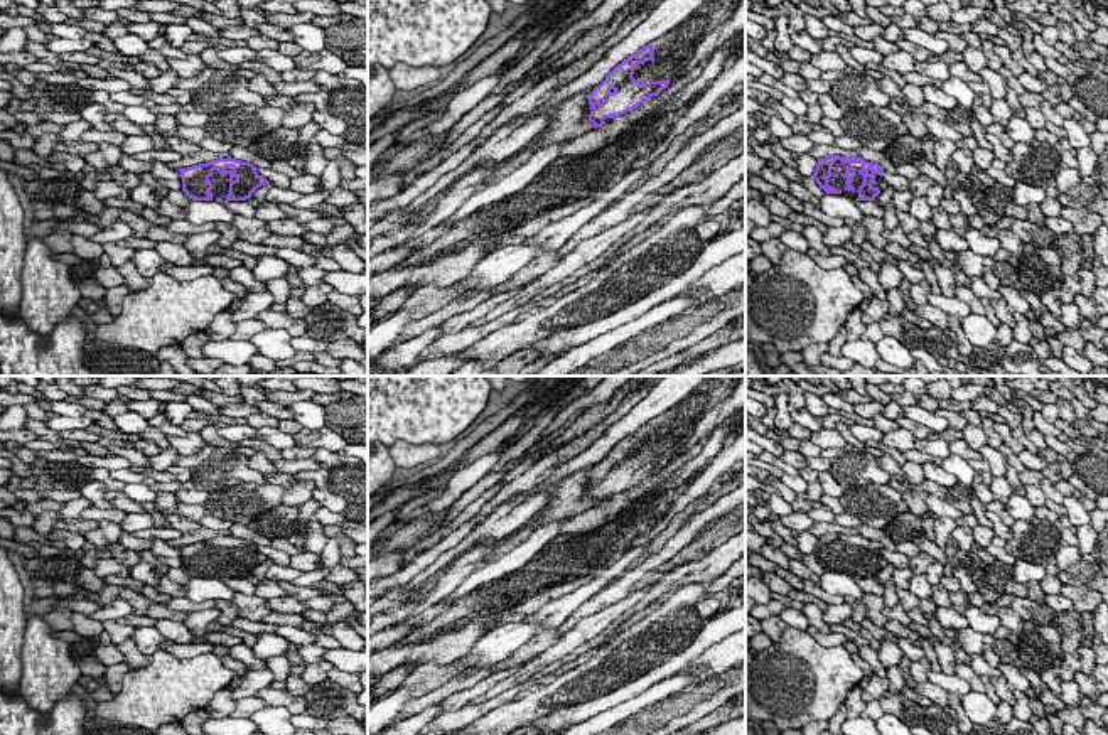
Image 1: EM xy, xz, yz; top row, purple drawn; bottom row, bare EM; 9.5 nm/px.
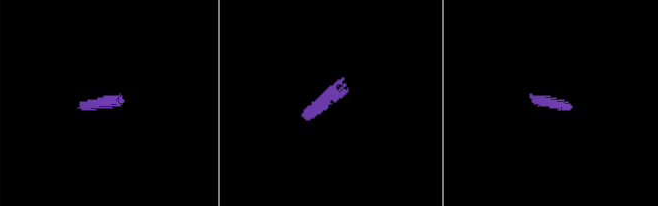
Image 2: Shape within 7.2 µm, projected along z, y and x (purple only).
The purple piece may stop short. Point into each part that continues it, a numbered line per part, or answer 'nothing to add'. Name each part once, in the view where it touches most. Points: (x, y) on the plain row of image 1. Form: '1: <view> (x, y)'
1: yz (839, 560)

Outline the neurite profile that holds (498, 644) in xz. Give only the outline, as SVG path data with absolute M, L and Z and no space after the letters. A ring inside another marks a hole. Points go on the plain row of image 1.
M526 620L504 624L481 637L464 657L476 657L471 668L494 666L531 641L538 627L540 622Z

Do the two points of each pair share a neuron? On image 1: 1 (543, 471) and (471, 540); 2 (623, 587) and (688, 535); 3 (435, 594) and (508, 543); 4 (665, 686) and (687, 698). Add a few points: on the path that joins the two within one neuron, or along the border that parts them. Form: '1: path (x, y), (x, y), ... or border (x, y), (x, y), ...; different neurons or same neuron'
1: border (535, 486), (515, 494), (489, 516); different neurons
2: path (640, 572), (672, 548); same neuron
3: path (454, 575), (467, 562), (489, 552); same neuron
4: border (677, 692), (668, 697); different neurons

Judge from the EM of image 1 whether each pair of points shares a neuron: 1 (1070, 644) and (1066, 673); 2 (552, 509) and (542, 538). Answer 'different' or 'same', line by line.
1: different
2: different

